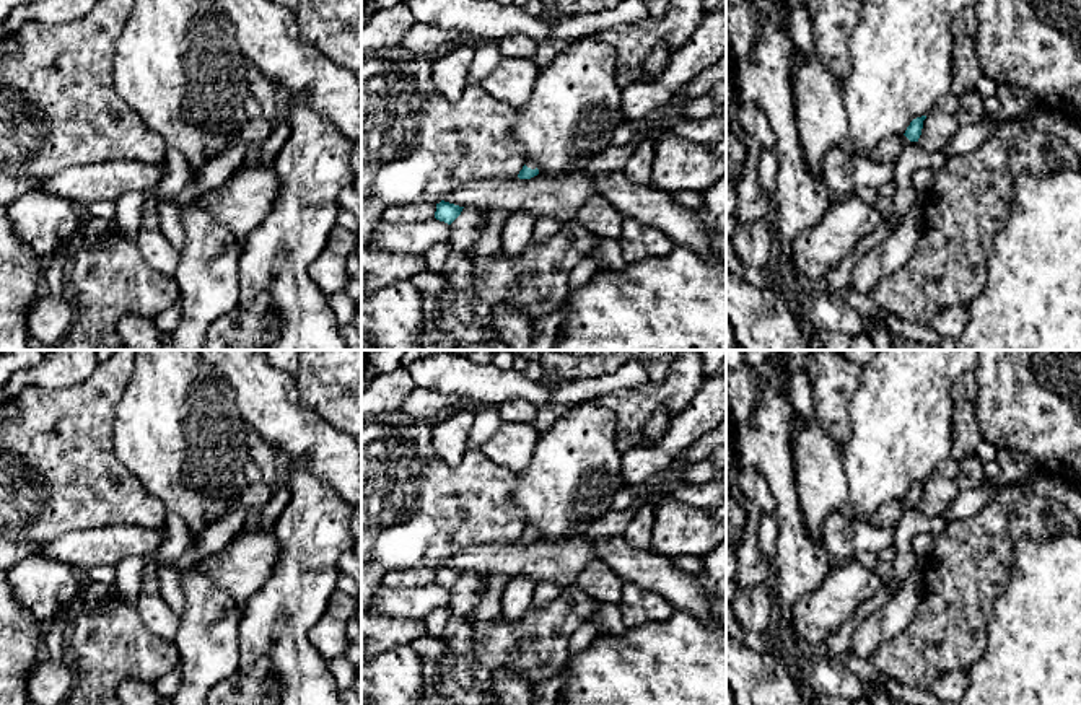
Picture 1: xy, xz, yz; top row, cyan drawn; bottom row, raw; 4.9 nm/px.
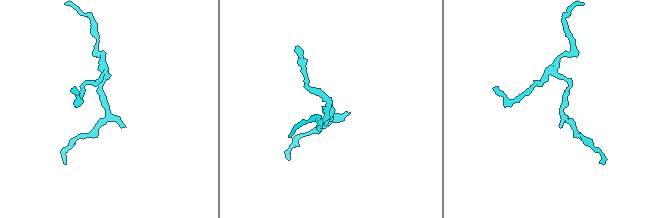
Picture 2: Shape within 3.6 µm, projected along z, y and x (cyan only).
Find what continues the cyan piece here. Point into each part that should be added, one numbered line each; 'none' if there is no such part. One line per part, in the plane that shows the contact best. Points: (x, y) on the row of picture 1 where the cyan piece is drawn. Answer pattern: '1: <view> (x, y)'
1: yz (914, 157)

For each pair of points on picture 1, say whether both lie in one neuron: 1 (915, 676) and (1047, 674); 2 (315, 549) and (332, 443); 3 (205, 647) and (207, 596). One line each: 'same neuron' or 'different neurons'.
1: different neurons
2: different neurons
3: same neuron

